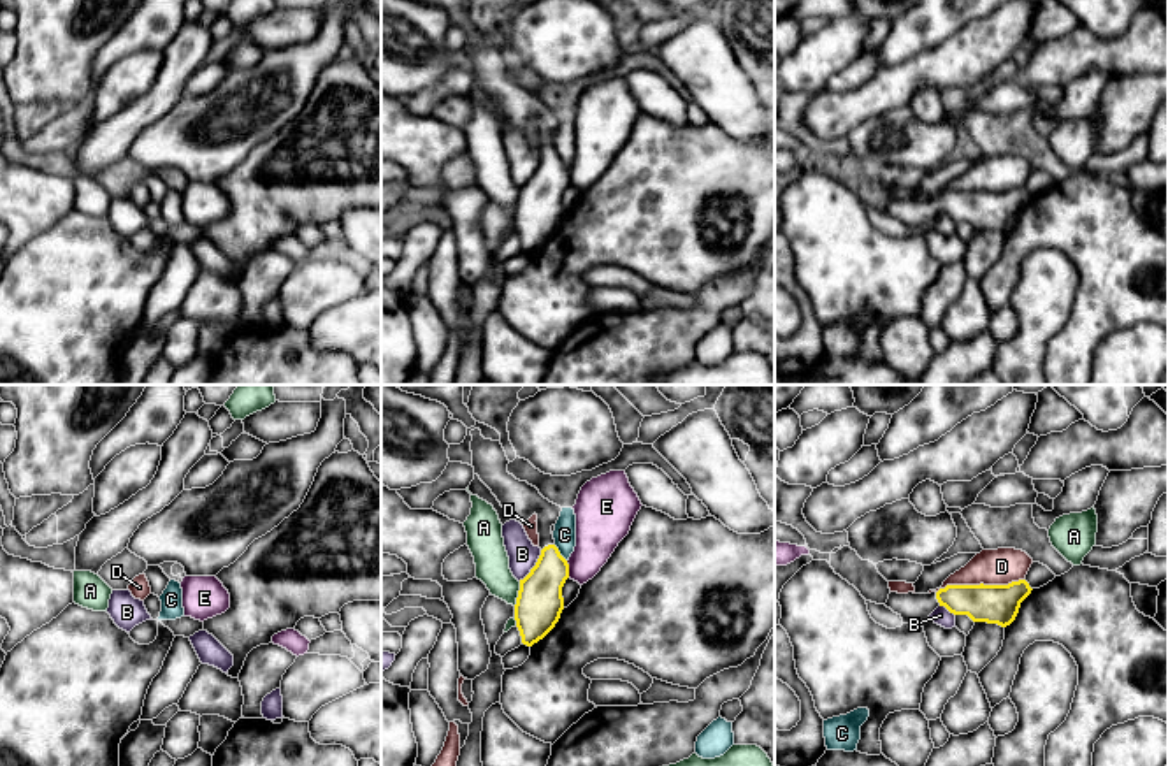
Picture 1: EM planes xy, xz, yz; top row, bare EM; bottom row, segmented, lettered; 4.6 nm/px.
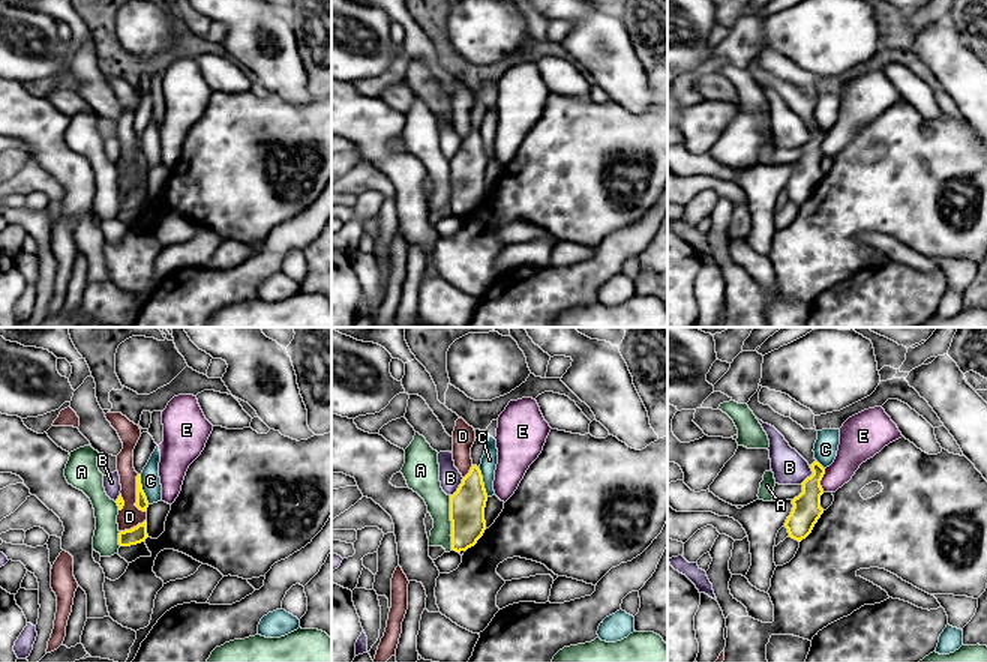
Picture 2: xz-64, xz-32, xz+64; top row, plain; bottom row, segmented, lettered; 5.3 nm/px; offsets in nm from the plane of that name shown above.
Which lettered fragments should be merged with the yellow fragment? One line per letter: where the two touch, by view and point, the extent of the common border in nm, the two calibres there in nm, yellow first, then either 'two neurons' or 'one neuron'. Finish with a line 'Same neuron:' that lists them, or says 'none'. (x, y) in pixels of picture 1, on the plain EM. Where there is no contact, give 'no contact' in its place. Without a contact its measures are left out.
A: xz (519, 201) | 120 nm | 220/160 nm | two neurons
B: xz (534, 173) | 180 nm | 220/130 nm | two neurons
C: xz (559, 160) | 100 nm | 220/110 nm | two neurons
D: yz (980, 190) | 400 nm | 180/170 nm | two neurons
E: xz (568, 176) | 80 nm | 220/220 nm | two neurons
Same neuron: none

